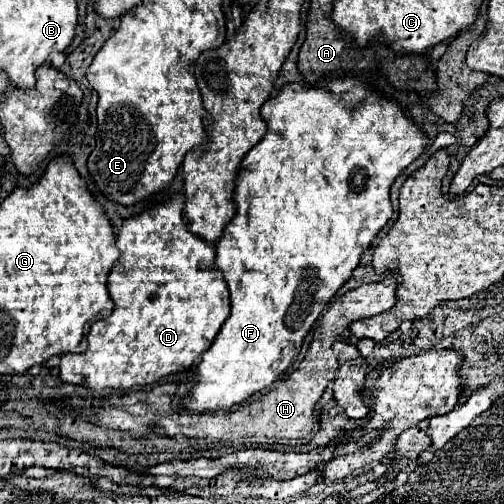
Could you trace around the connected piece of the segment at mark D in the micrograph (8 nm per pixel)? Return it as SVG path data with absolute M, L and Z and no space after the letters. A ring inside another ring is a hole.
M178 193L174 195L172 199L168 199L164 205L154 205L152 209L148 211L142 211L140 215L136 217L130 217L122 223L120 231L118 231L118 239L116 239L116 245L118 249L122 251L120 259L116 261L116 265L112 267L110 275L108 275L108 293L110 297L114 299L114 311L110 317L102 319L102 321L96 321L92 327L90 327L90 333L88 333L88 347L84 353L78 353L78 355L62 355L60 357L60 379L66 381L66 383L72 383L72 385L84 385L84 387L90 387L90 389L130 389L130 387L136 387L136 385L152 385L156 381L160 381L162 377L166 375L172 375L172 373L182 373L186 369L190 369L192 365L198 363L198 359L202 357L202 353L206 349L210 349L214 337L218 335L220 327L224 325L224 321L228 319L230 315L230 299L228 299L228 287L226 287L226 281L220 273L220 269L214 267L214 255L216 255L216 249L202 241L200 237L192 235L188 231L188 227L184 225L182 221L182 209L184 209L184 195Z

